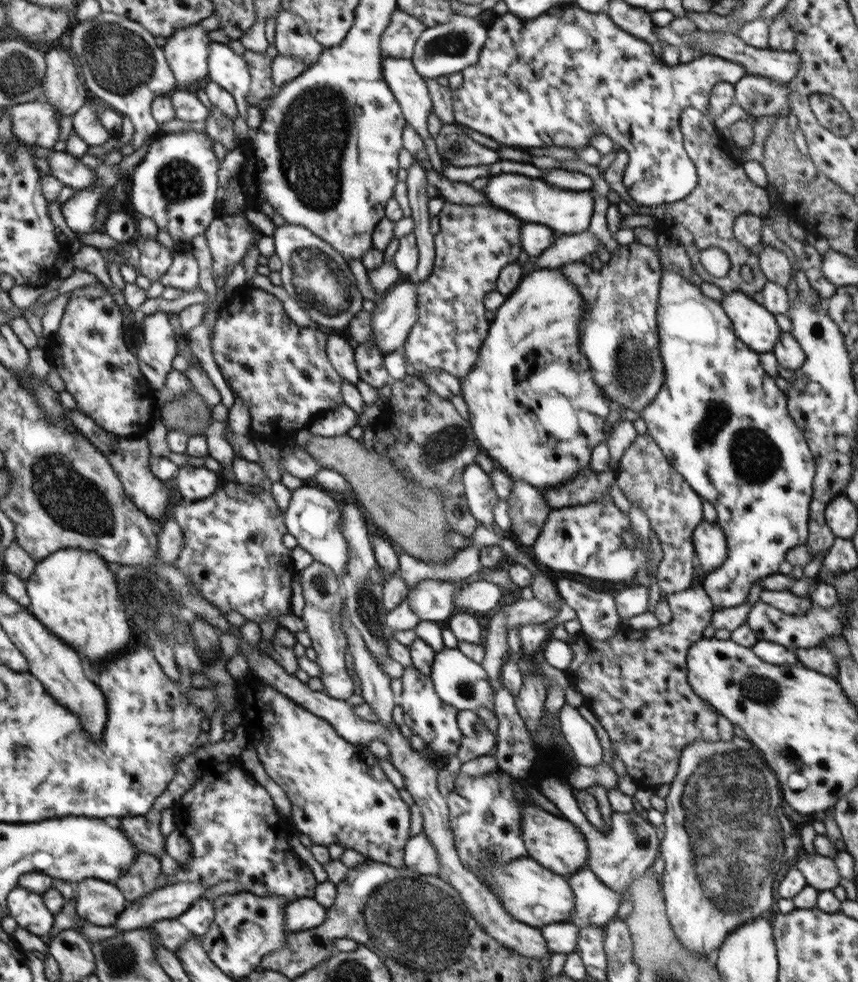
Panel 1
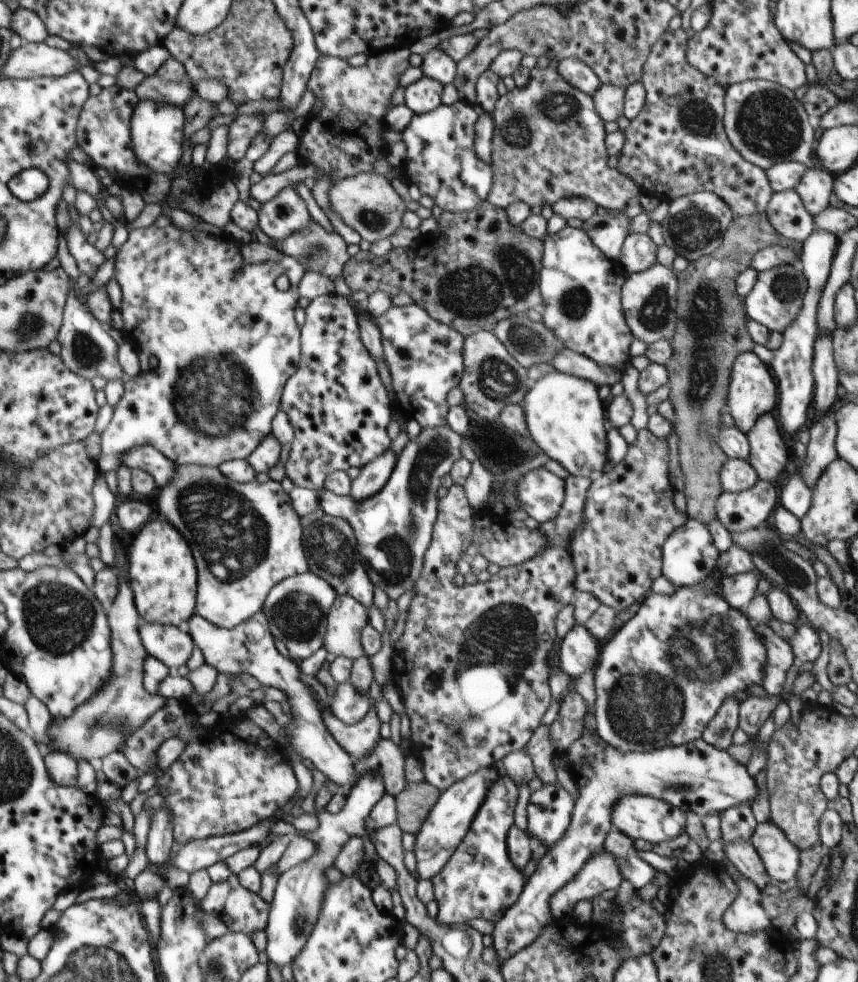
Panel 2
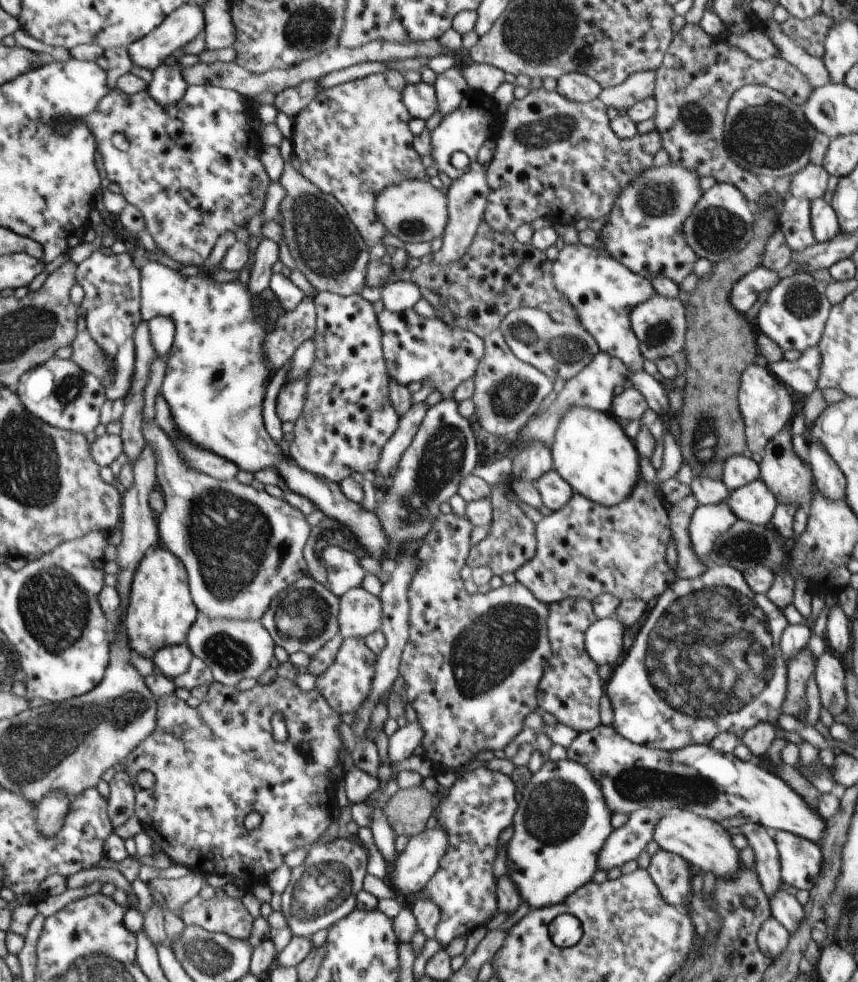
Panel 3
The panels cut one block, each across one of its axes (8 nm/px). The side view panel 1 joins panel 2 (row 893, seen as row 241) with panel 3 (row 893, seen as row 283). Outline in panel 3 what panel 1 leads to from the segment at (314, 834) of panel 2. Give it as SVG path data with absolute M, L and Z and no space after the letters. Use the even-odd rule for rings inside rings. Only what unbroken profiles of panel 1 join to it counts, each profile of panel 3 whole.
M338 837L326 844L312 845L304 861L291 868L291 878L281 894L282 914L293 936L312 936L346 918L358 906L356 894L363 889L368 850L351 837Z

